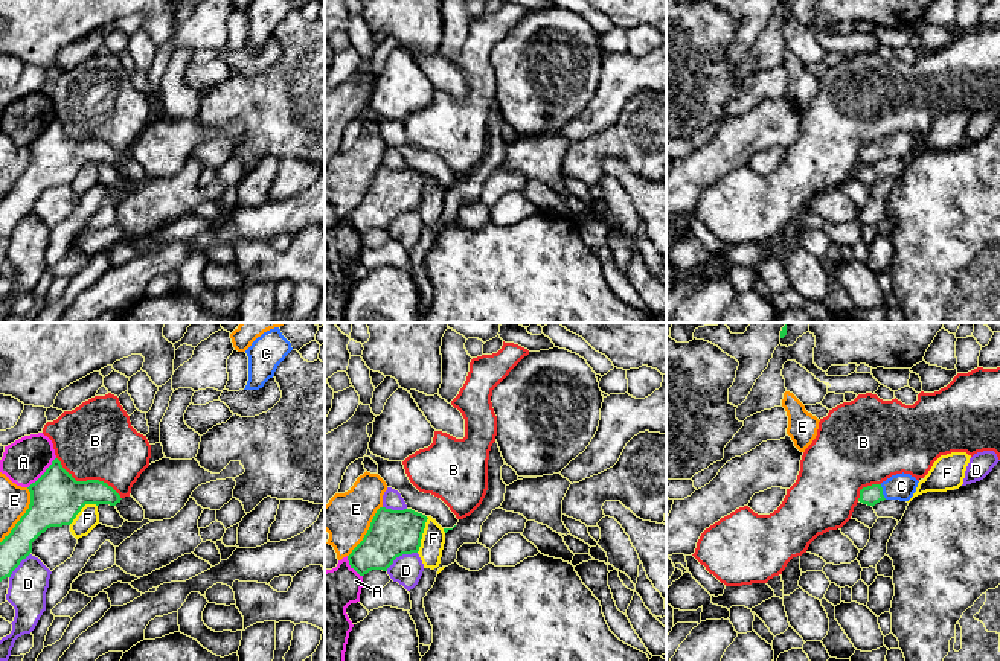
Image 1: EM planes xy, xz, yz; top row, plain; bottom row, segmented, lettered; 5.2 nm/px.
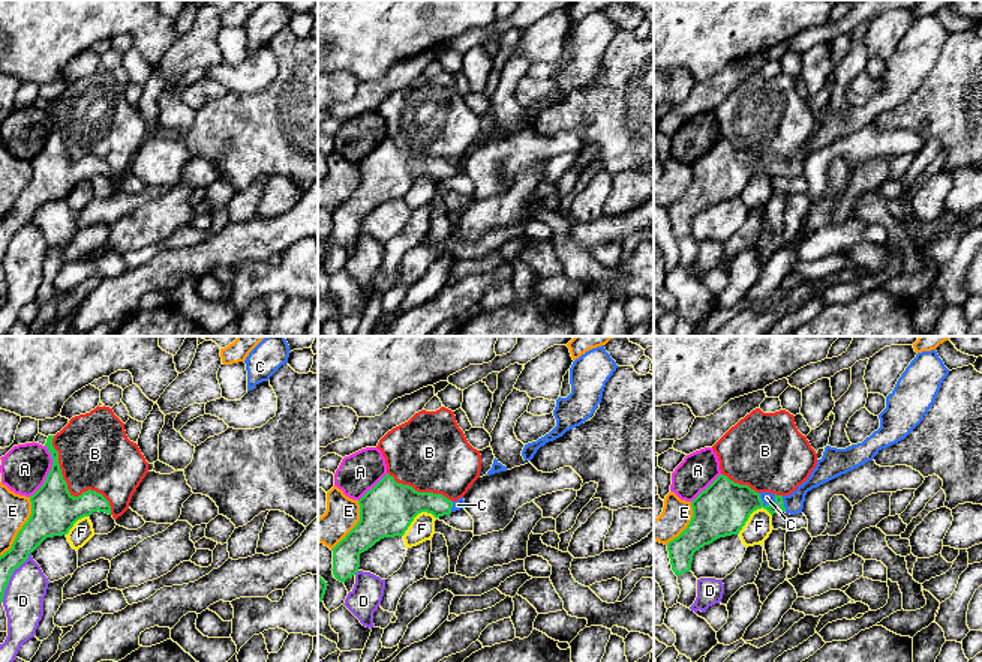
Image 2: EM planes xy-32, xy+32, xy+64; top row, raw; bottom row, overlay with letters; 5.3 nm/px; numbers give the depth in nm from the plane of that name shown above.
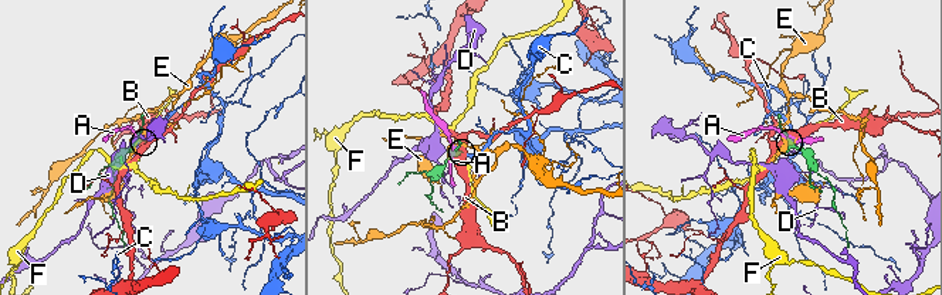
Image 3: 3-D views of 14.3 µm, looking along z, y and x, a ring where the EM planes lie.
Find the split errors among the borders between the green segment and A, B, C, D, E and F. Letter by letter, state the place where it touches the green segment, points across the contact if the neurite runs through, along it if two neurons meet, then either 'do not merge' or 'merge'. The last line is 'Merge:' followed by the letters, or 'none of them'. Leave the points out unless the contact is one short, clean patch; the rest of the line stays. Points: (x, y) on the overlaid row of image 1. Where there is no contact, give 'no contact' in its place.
A: contact xy (44, 472); do not merge
B: contact xy (89, 480); do not merge
C: contact yz (881, 492); way yz (871, 495), (881, 492), (901, 486); merge
D: contact xz (400, 555); do not merge
E: contact xy (23, 515); do not merge
F: contact xz (421, 535); border xz (427, 517), (421, 546), (416, 552); do not merge
Merge: C

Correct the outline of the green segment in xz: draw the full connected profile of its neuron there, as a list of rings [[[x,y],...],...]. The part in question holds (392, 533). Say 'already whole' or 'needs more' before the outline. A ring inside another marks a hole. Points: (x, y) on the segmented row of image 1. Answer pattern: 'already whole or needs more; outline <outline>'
already whole; outline [[[380,507],[363,541],[348,556],[351,568],[354,568],[360,576],[367,574],[372,570],[387,571],[396,557],[418,553],[427,519],[425,515],[412,509],[392,510]]]

